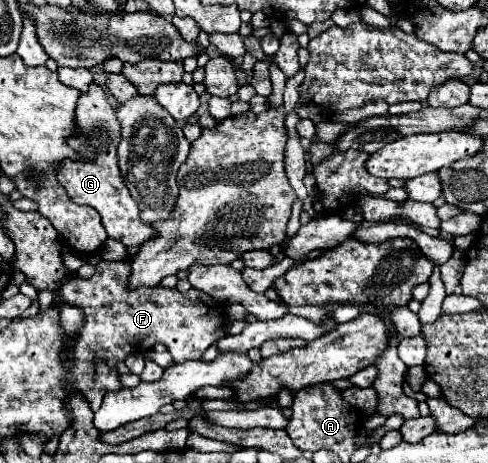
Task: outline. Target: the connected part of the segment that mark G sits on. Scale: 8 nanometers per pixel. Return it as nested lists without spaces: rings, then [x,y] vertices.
[[[91,83],[89,91],[81,95],[77,101],[77,137],[69,139],[71,147],[81,151],[83,161],[65,161],[61,171],[57,173],[59,183],[67,189],[71,199],[79,205],[91,205],[99,211],[103,227],[111,239],[121,241],[125,247],[139,247],[145,241],[157,237],[157,231],[151,223],[141,221],[139,207],[135,199],[129,195],[125,187],[119,167],[117,167],[117,143],[119,143],[119,123],[115,117],[115,109],[107,99],[107,93],[97,85]]]

